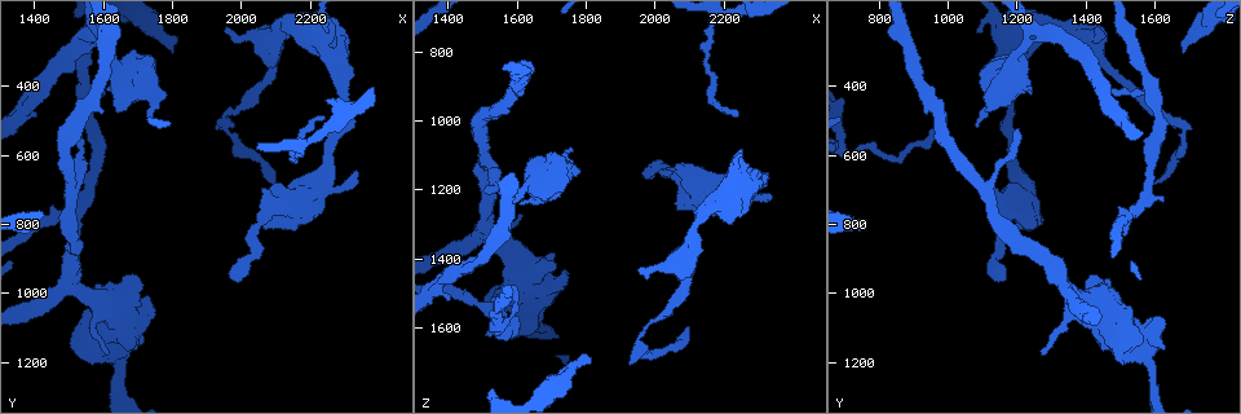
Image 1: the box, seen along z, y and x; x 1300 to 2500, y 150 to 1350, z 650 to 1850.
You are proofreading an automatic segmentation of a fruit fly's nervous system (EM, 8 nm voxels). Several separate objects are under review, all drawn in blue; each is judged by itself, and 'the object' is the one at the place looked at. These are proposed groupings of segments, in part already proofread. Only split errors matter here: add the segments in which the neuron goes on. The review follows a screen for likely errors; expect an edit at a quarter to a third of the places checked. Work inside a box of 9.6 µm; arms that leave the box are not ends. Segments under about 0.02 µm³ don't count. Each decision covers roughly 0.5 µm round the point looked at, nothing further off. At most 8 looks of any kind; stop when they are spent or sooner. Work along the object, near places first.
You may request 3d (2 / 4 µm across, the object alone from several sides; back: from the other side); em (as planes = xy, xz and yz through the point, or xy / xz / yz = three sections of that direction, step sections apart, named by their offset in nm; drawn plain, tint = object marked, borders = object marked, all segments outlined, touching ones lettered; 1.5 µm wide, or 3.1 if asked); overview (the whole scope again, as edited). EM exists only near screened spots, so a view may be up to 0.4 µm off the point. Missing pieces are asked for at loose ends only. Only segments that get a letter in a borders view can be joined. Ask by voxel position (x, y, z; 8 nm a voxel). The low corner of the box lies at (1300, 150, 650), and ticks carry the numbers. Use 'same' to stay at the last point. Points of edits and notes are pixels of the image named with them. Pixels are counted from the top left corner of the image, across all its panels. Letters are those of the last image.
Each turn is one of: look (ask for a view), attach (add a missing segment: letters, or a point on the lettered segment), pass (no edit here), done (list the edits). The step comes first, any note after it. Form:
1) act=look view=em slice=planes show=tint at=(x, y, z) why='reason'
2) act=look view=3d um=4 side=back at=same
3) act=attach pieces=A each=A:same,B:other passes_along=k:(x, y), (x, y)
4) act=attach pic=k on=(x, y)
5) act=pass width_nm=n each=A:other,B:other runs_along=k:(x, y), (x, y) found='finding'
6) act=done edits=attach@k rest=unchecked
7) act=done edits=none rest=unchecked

act=look view=em slice=xy step=8 show=borders at=(1950, 240, 1440)

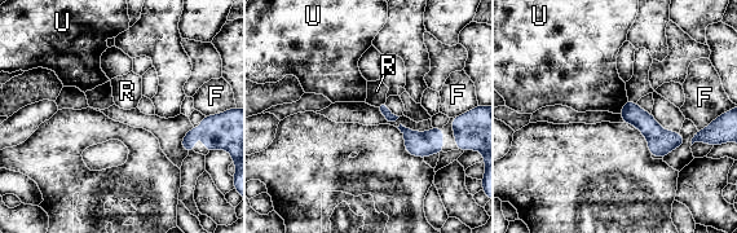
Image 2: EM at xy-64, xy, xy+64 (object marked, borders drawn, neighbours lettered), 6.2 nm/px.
act=look view=em slice=xz step=4 show=borders at=same why='another direction'

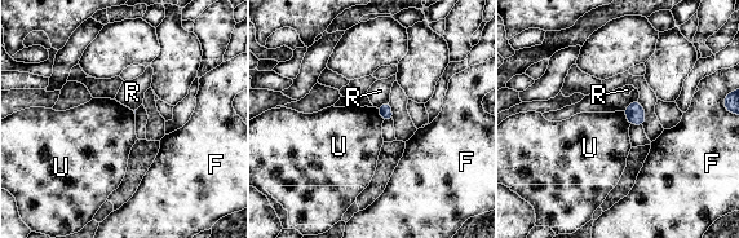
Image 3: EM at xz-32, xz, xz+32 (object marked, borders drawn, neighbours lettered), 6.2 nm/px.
act=pass each=F:other,R:other,U:other border=3:(375, 108), (383, 122) found='no lettered segment goes on from it'

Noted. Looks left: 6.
act=look view=em slice=planes show=tint at=(1590, 420, 1480) why='thin end'

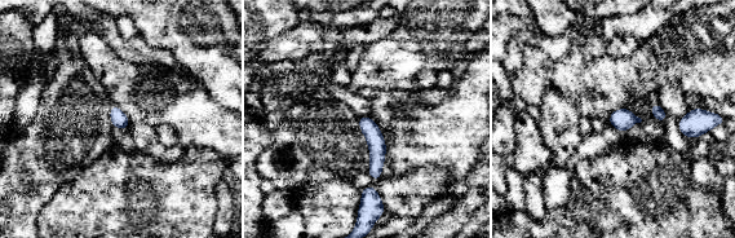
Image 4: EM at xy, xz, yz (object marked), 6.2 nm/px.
act=look view=em slice=planes show=borders at=same why='see the neighbours'

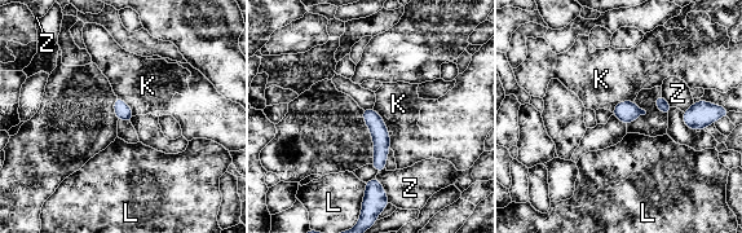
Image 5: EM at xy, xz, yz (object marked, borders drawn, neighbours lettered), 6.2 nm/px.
act=pass each=K:other,L:other,Z:other runs_along=5:(365, 111), (380, 133), (380, 168) found='no lettered segment goes on from it'

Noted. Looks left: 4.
act=look view=em slice=planes show=plain at=(2260, 240, 1080) why='branch stops here'

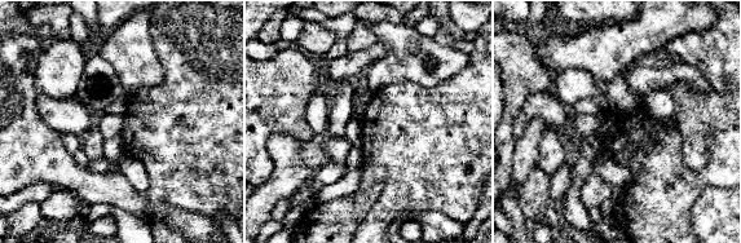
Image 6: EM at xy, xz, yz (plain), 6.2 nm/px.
act=look view=em slice=planes show=borders at=same

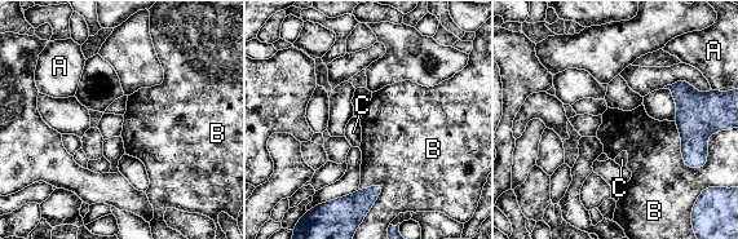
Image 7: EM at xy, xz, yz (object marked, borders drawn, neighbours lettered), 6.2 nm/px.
act=pass longest_contact=B:220nm each=A:other,B:other,C:other border=7:(381, 182), (383, 190), (366, 213) found='none of them fits'

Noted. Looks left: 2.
act=done edits=none rest=unchecked

